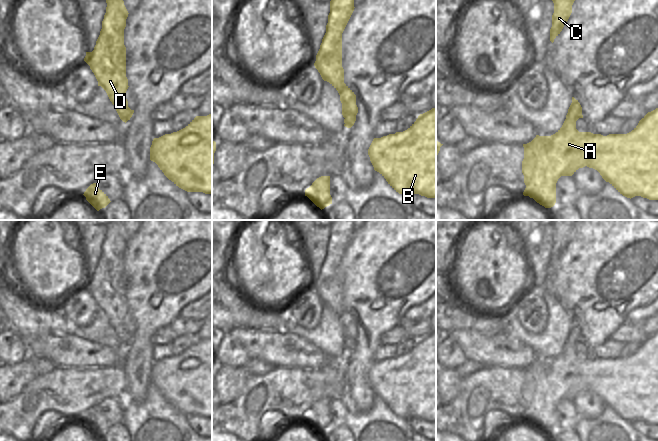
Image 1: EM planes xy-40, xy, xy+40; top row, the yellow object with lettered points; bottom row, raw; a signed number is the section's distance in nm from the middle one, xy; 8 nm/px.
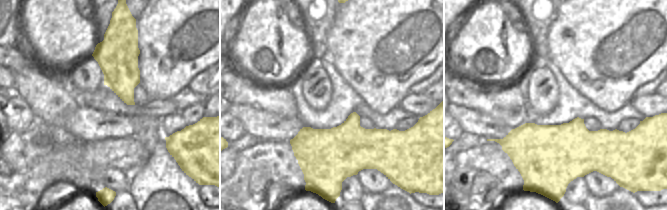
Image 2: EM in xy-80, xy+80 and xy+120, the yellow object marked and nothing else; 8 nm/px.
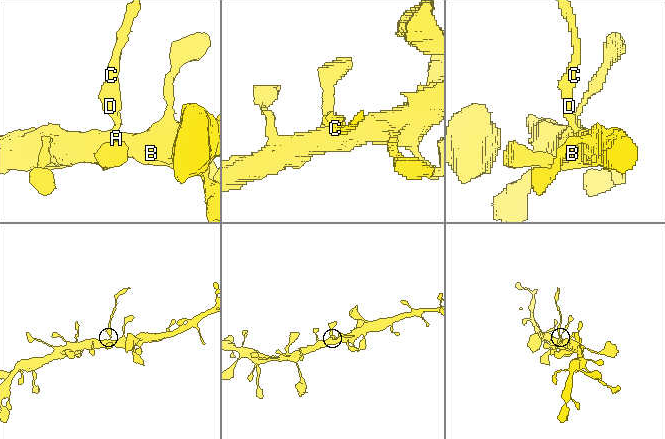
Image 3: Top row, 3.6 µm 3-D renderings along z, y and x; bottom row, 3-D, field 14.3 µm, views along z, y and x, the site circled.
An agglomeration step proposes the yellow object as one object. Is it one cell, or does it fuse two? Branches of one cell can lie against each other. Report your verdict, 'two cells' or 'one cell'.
two cells

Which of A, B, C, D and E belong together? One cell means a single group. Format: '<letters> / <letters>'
A B E / C D

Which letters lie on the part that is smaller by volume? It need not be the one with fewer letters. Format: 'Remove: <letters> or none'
Remove: C, D

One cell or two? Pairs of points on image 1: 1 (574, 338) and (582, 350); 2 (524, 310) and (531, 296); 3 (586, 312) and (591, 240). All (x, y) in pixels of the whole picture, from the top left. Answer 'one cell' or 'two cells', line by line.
1: one cell
2: one cell
3: one cell

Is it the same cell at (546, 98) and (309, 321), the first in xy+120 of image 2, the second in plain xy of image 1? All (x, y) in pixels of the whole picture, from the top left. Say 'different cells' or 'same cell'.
same cell

